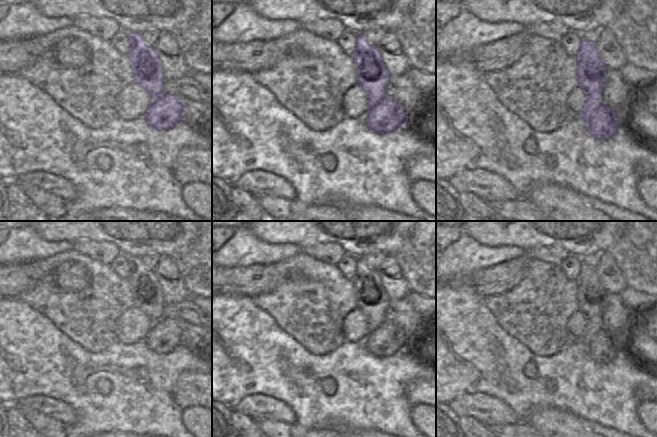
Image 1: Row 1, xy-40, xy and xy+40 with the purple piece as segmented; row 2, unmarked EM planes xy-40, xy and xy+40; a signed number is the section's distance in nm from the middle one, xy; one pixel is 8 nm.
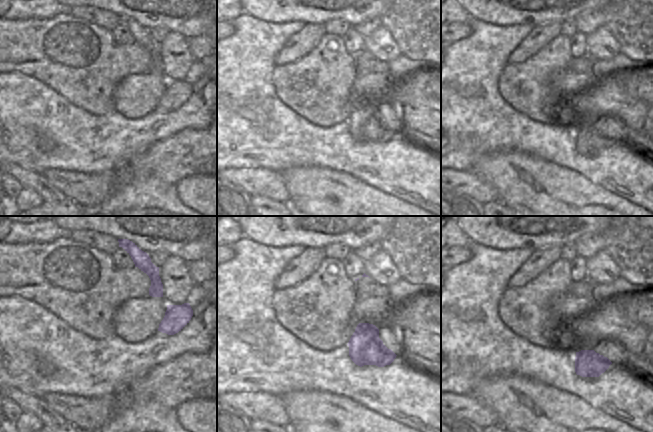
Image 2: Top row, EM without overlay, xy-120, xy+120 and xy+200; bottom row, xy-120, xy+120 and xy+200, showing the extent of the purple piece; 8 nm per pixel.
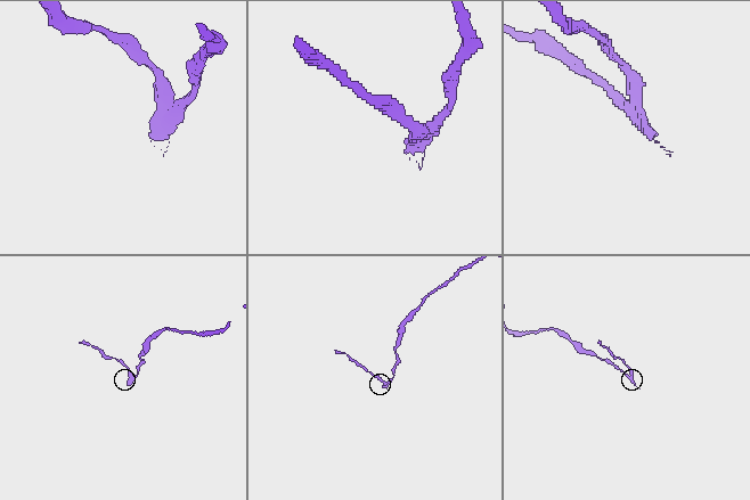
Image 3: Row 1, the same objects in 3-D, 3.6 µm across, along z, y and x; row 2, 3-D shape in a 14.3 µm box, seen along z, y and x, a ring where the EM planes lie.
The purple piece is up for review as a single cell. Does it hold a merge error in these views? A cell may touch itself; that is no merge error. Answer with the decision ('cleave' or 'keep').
cleave

